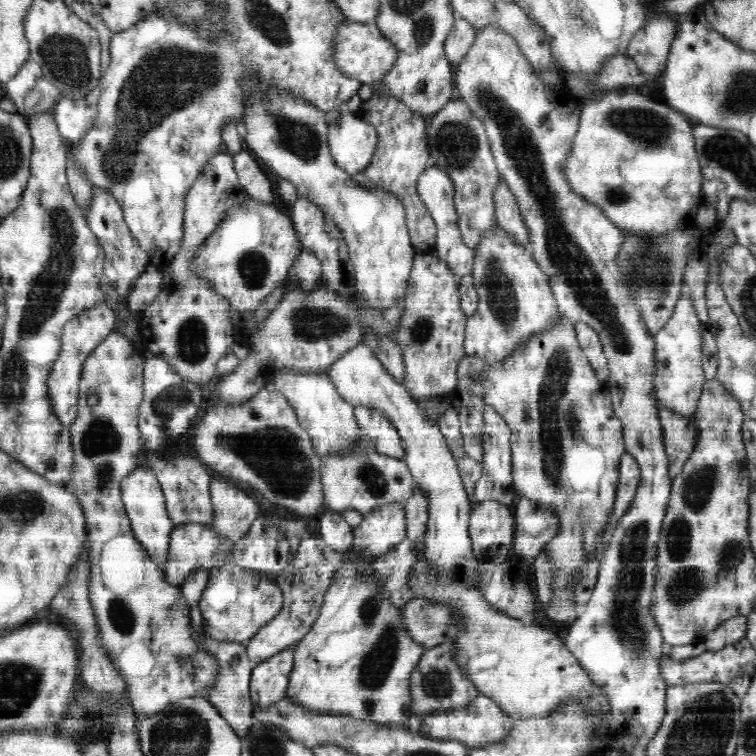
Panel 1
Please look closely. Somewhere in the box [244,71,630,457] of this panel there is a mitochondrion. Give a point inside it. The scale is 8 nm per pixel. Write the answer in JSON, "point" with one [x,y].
{"point":[309,322]}

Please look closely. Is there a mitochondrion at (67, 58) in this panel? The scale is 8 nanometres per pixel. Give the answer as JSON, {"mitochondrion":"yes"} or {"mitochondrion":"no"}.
{"mitochondrion":"yes"}

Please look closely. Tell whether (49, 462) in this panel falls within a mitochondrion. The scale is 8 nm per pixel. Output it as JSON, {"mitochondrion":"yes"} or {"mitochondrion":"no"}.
{"mitochondrion":"yes"}

